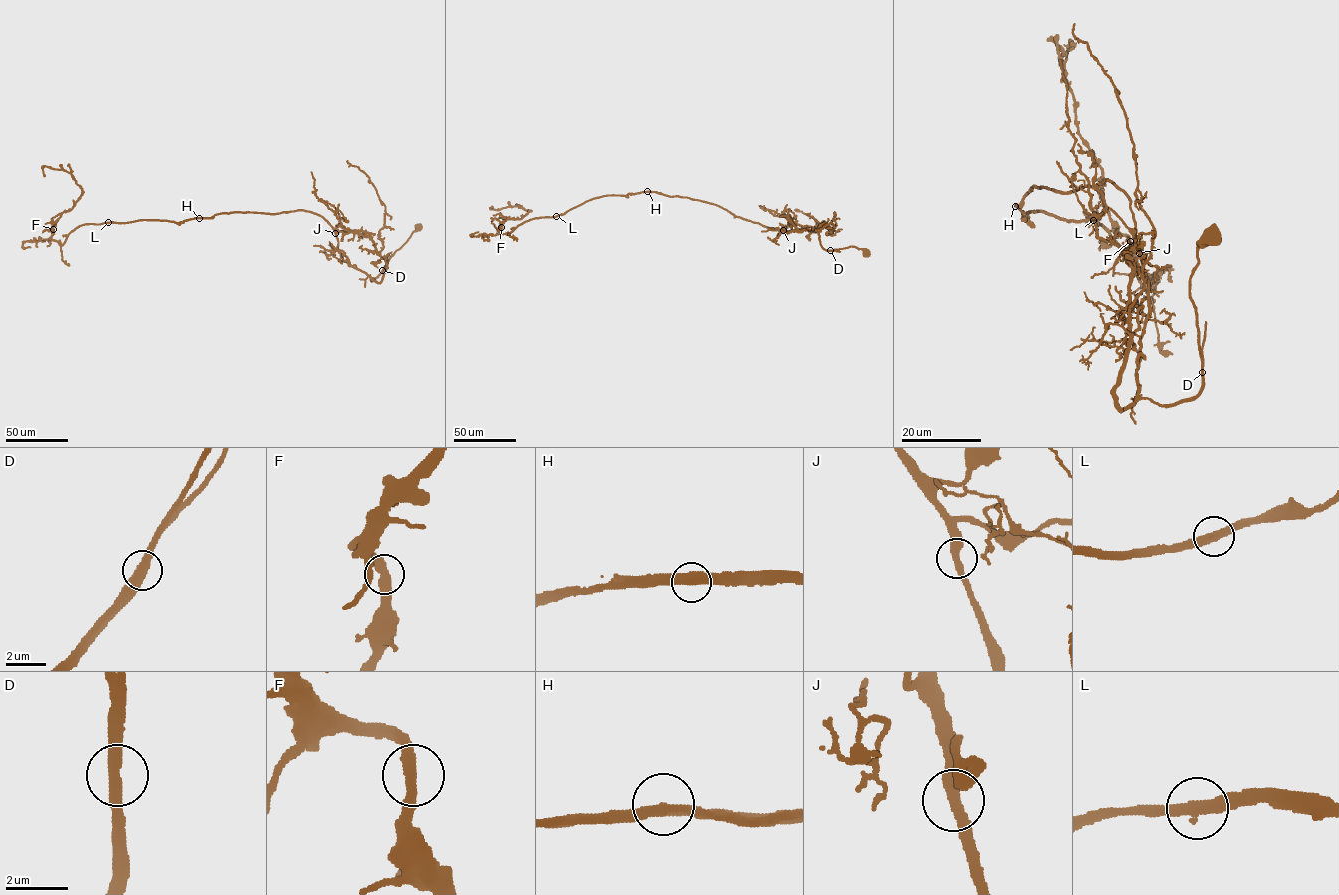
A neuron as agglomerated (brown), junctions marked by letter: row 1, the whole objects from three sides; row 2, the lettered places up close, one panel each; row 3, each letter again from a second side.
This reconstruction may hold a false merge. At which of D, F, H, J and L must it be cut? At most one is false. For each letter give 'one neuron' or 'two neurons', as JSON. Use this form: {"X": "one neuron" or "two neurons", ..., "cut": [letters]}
{"D": "two neurons", "F": "one neuron", "H": "one neuron", "J": "one neuron", "L": "one neuron", "cut": ["D"]}

